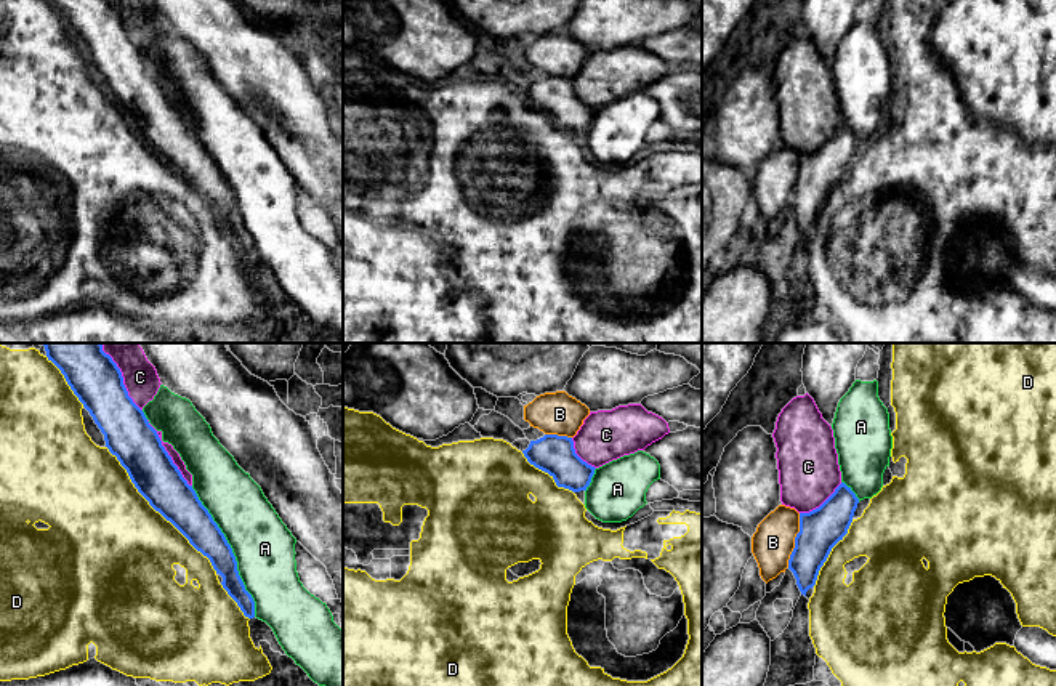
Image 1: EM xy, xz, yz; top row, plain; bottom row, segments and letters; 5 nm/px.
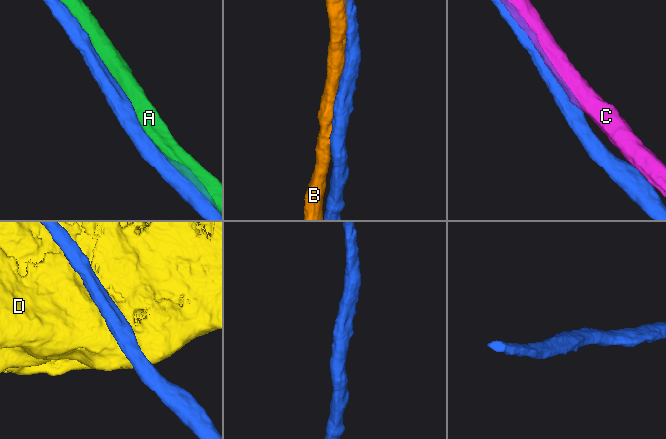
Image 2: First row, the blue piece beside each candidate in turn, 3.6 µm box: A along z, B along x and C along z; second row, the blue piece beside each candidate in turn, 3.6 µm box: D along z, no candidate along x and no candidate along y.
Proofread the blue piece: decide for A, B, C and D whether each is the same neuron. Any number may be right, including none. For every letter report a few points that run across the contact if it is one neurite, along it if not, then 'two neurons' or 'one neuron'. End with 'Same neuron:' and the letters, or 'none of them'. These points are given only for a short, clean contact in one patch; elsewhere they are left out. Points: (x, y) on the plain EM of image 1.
A: two neurons
B: two neurons
C: two neurons
D: two neurons
Same neuron: none of them

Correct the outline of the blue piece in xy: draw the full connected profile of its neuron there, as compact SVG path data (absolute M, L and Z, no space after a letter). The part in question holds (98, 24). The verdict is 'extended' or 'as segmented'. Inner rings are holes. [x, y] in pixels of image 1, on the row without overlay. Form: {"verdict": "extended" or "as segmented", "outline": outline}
{"verdict": "as segmented", "outline": "M48 0L90 53L106 88L127 111L138 133L207 197L223 218L223 229L245 258L255 258L255 242L245 231L224 175L199 141L192 127L162 87L144 53L133 43L112 0Z"}

